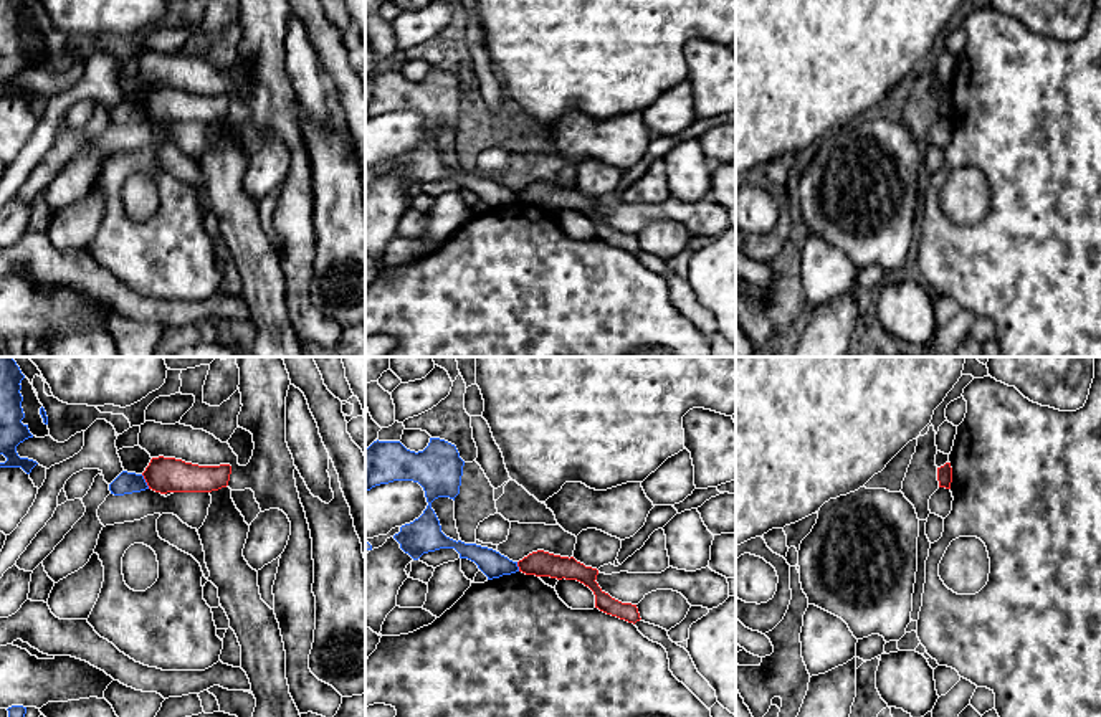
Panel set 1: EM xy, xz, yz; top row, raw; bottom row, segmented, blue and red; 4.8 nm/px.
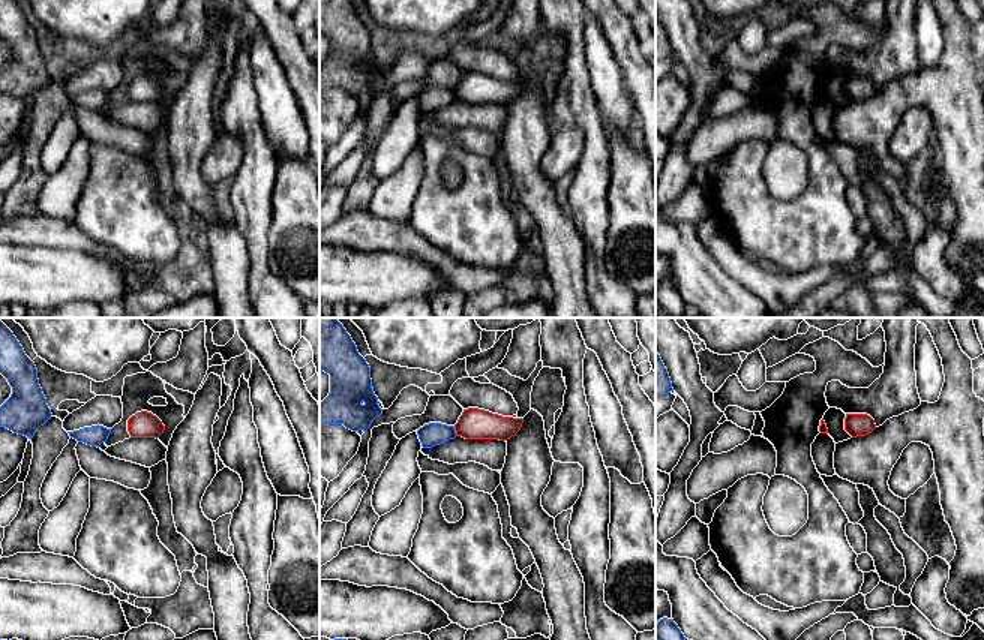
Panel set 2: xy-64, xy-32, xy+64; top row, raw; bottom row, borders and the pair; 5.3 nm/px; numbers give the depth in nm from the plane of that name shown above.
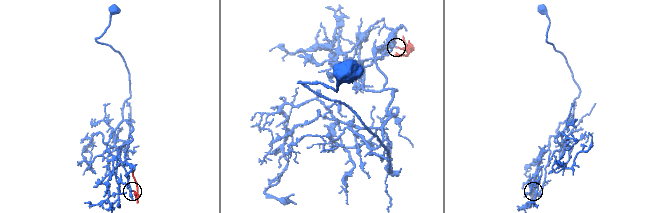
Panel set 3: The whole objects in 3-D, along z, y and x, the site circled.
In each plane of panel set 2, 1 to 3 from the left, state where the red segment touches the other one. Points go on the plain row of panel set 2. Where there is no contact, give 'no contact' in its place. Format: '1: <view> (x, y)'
1: no contact
2: xy-32 (455, 95)
3: no contact

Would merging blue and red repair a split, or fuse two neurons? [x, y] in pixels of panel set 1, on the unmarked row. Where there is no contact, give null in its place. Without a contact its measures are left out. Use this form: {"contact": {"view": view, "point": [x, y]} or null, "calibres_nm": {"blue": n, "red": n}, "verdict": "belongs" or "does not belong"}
{"contact": {"view": "xy", "point": [144, 111]}, "calibres_nm": {"blue": 110, "red": 180}, "verdict": "does not belong"}

